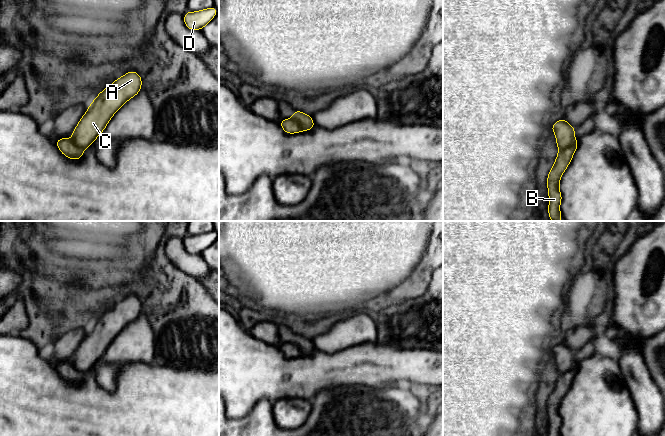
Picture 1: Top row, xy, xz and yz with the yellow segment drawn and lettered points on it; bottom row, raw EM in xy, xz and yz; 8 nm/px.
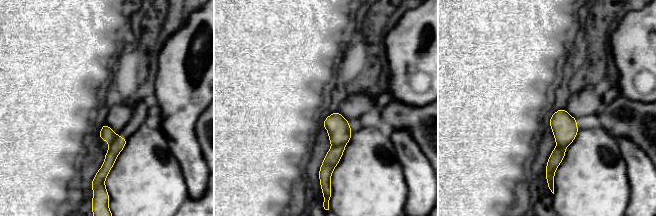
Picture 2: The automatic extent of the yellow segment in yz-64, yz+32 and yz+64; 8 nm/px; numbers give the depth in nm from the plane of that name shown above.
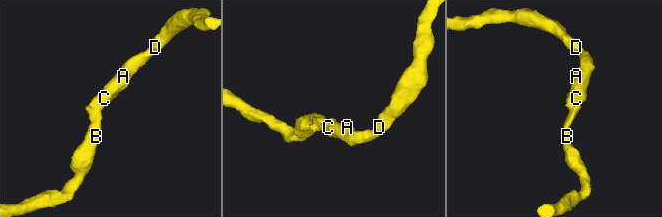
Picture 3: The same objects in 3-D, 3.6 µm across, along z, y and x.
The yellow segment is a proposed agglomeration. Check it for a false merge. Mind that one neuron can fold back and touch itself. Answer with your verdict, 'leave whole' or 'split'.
split

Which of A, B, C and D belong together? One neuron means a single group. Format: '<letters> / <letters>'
A C D / B

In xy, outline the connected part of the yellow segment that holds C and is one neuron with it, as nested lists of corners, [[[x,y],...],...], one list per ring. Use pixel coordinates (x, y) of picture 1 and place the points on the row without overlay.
[[[129,295],[101,315],[71,358],[75,368],[82,373],[90,371],[114,338],[141,315],[141,310],[141,300],[136,295]]]

